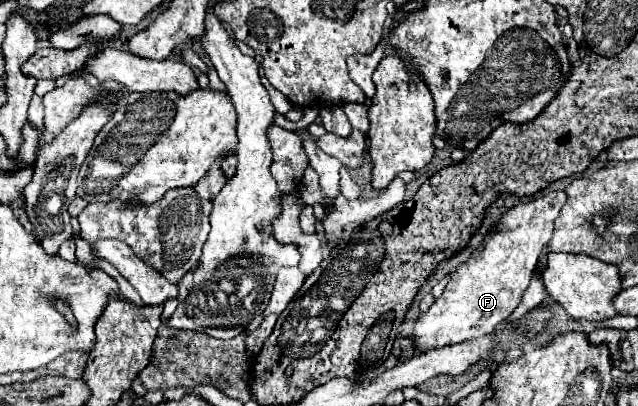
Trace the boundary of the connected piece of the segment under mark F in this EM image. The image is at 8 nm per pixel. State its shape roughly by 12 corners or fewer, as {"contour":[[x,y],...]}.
{"contour":[[565,191],[519,203],[419,313],[419,353],[495,331],[521,301]]}

